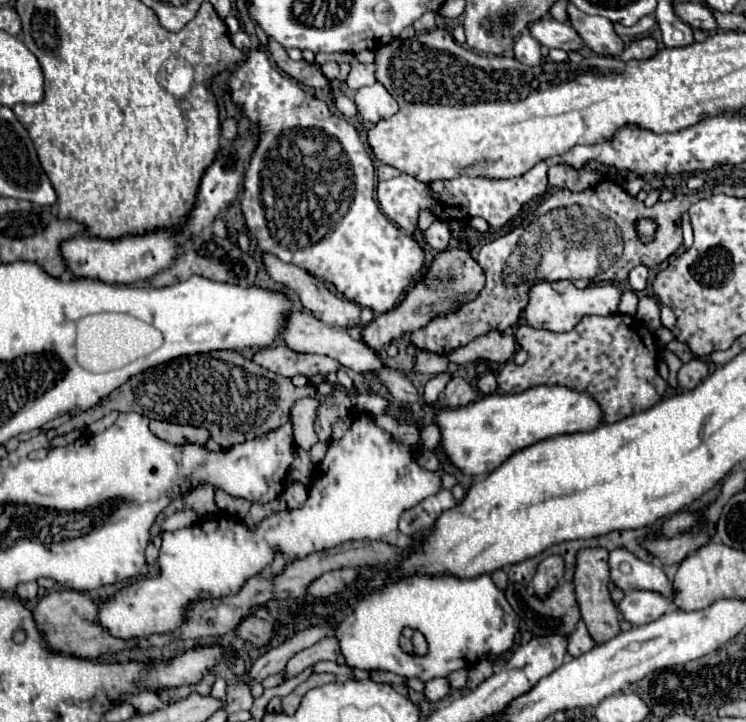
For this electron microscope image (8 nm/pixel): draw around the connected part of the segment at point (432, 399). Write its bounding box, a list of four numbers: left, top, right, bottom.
[423,371,451,407]

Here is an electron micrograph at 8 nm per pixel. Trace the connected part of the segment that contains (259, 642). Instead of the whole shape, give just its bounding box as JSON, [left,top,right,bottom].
[237,617,275,647]

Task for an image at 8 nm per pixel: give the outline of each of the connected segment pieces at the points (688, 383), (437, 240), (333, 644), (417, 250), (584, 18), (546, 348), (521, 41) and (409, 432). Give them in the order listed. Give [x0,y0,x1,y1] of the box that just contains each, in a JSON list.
[[677,359,709,389],[423,219,451,251],[285,635,339,677],[225,49,425,313],[567,5,623,55],[497,313,669,423],[515,31,541,65],[371,415,420,452]]

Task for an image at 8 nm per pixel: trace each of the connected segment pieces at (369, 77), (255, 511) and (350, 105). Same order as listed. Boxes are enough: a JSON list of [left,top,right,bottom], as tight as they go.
[[347,61,375,91],[245,499,287,525],[335,93,357,115]]

